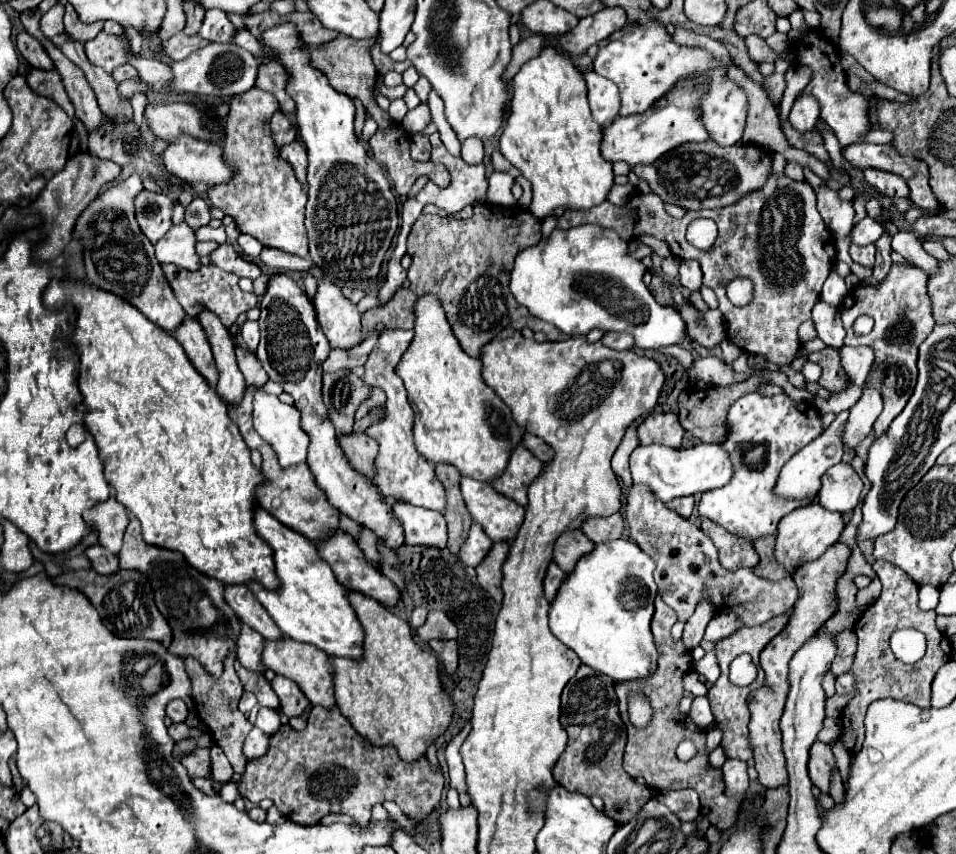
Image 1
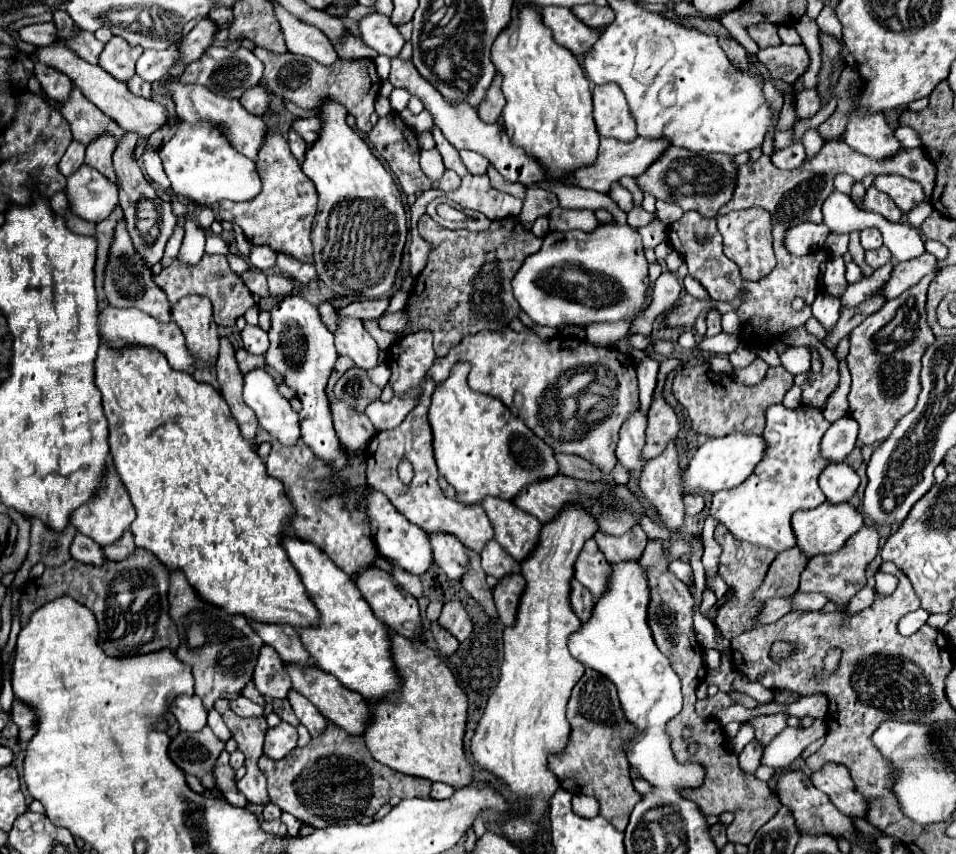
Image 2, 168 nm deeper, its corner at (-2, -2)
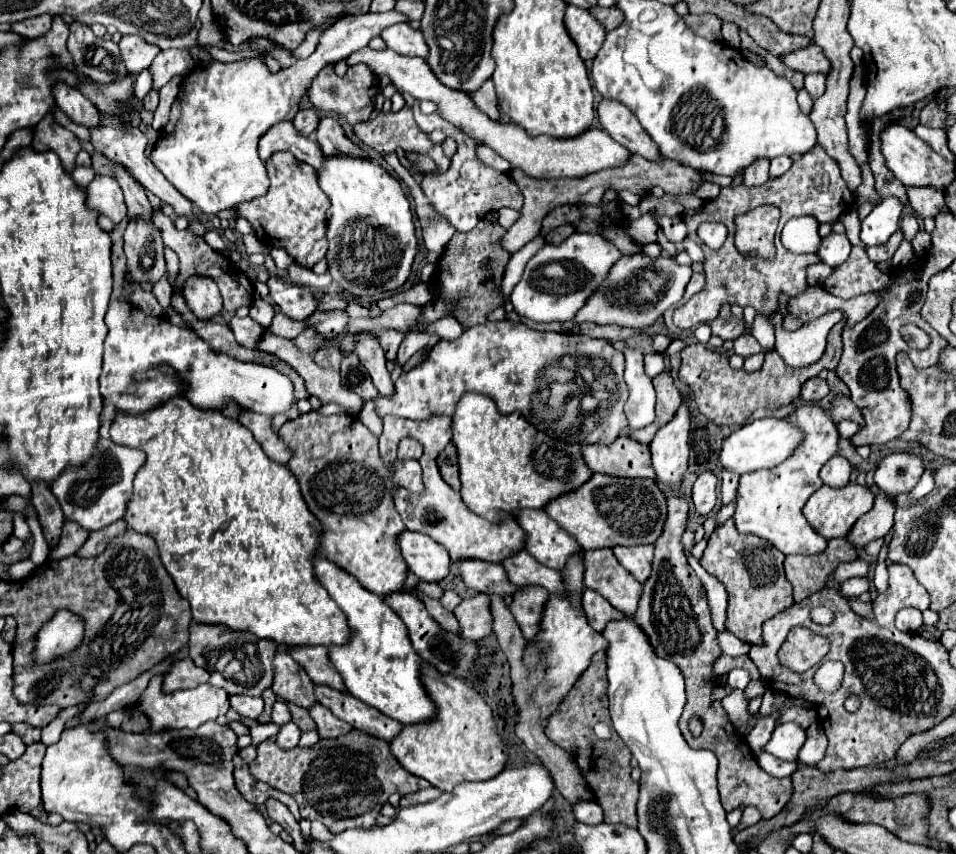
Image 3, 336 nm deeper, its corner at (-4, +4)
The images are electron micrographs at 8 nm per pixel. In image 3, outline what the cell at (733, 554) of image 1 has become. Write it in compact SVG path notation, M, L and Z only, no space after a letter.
M726 520L722 526L718 526L708 540L700 564L702 568L708 570L708 574L716 576L726 586L728 592L726 628L748 644L760 644L762 624L794 604L792 586L784 578L782 568L784 558L786 556L780 550L776 550L770 542L752 534L738 534L732 520Z

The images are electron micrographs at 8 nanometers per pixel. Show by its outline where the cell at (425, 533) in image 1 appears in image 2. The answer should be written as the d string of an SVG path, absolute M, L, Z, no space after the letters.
M430 536L430 544L436 564L446 572L448 578L460 582L470 562L462 544L458 544L454 536Z

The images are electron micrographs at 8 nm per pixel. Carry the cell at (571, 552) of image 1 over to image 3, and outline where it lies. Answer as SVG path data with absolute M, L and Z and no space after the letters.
M586 550L584 552L584 586L602 594L616 610L634 614L642 584L636 582L614 558L612 550Z

